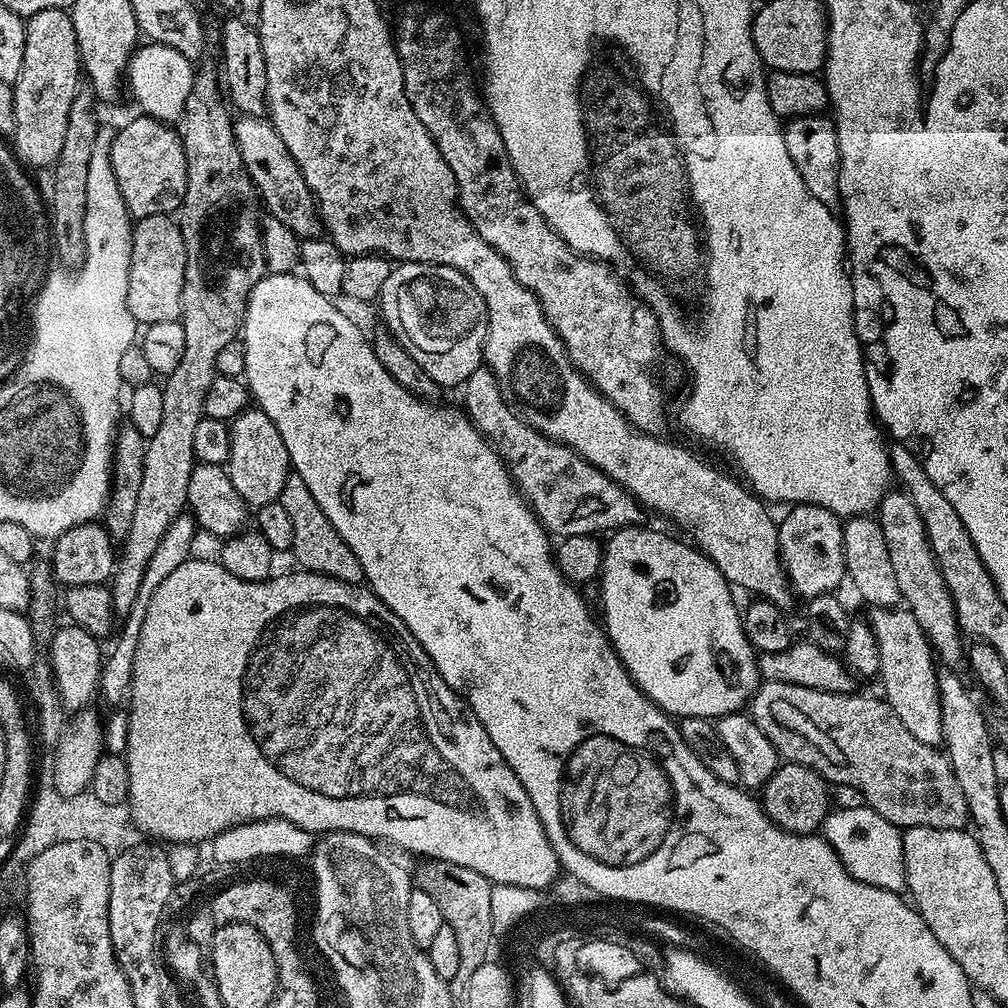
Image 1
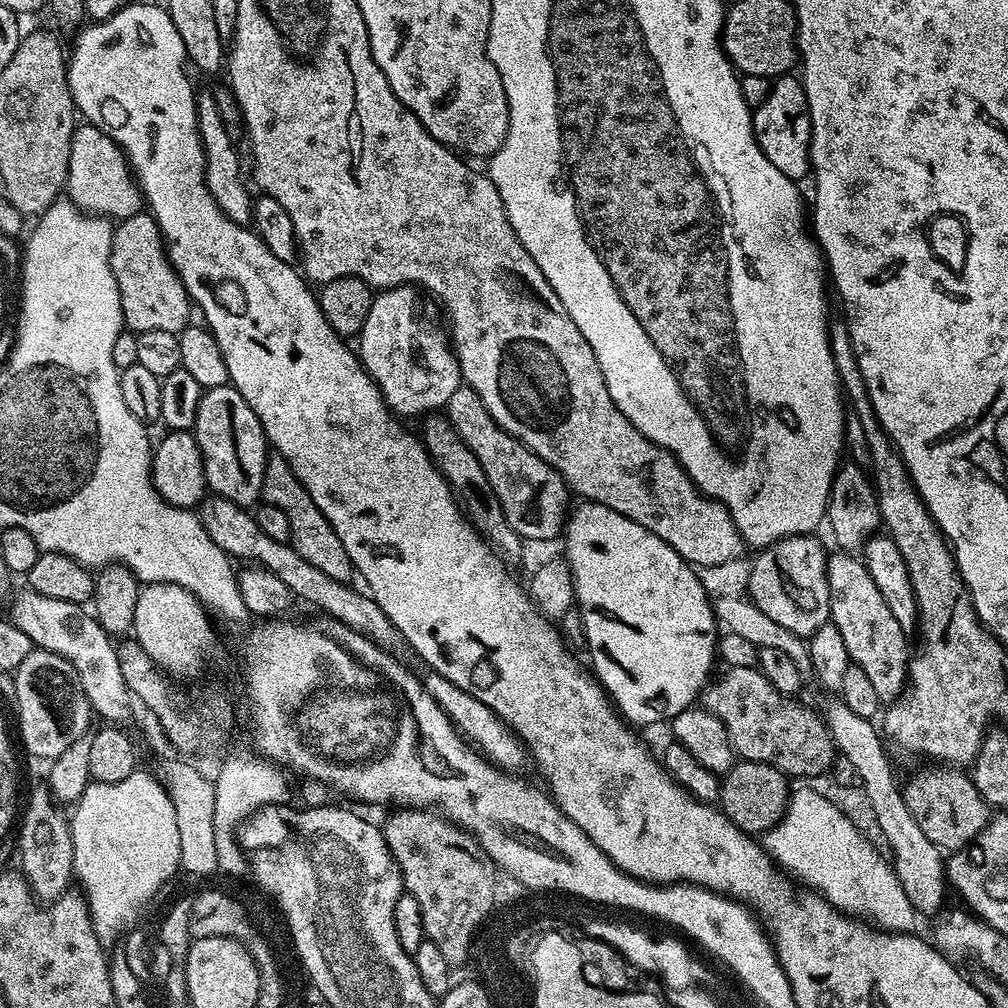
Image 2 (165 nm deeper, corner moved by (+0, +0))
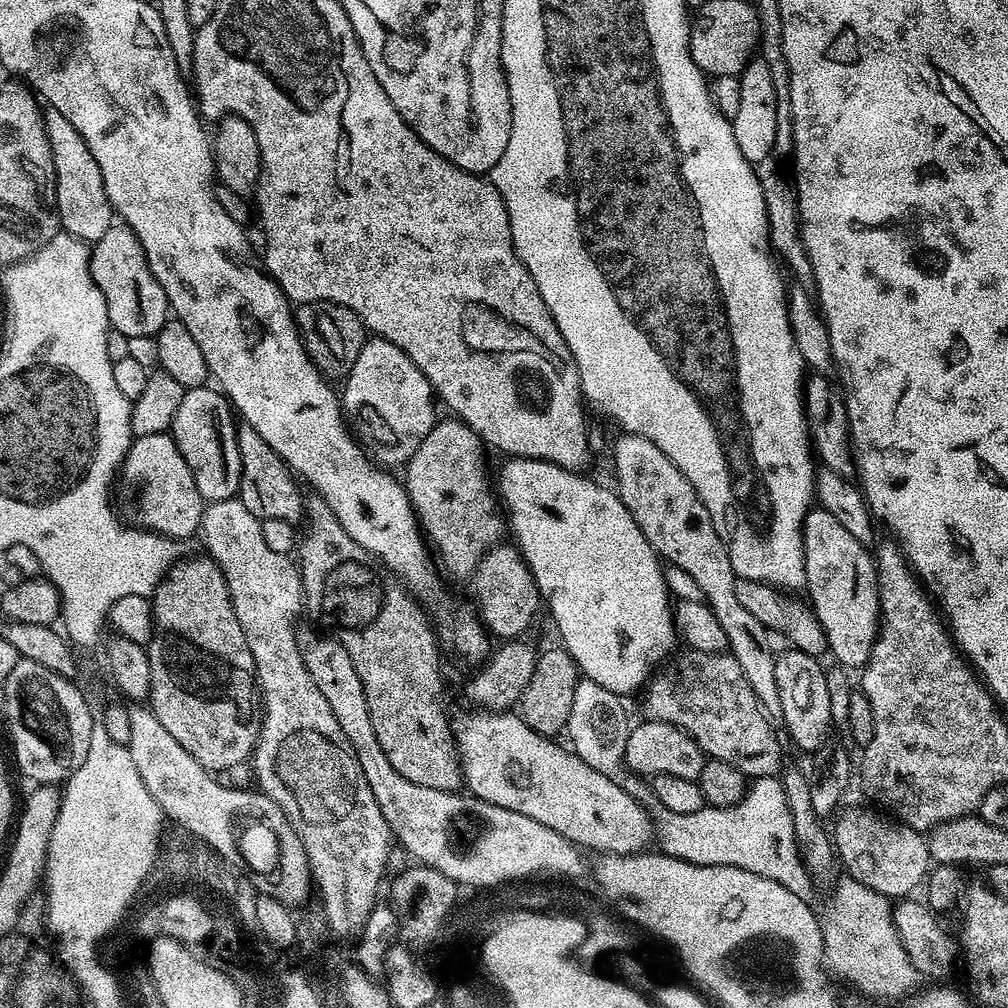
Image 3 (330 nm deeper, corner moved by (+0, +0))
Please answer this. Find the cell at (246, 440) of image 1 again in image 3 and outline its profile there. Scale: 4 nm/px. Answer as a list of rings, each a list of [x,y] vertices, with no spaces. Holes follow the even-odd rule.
[[[212,386],[187,389],[181,404],[178,405],[178,411],[174,413],[174,422],[170,429],[172,441],[178,446],[182,458],[186,458],[186,466],[190,466],[190,474],[194,474],[194,486],[198,486],[198,494],[202,494],[205,502],[230,500],[240,491],[242,458],[238,454],[237,423],[237,417],[228,402],[228,397]]]

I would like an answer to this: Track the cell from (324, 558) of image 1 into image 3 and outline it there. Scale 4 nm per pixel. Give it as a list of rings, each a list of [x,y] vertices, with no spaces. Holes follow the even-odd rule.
[[[240,422],[236,426],[238,438],[238,454],[242,458],[242,478],[238,498],[250,514],[258,519],[286,518],[286,522],[299,525],[306,516],[306,496],[300,493],[297,477],[288,463],[274,449],[266,446],[266,441],[254,430],[254,426]]]

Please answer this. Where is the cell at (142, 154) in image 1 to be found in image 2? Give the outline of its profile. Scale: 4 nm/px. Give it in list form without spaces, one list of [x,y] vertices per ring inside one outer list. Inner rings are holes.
[[[87,122],[77,123],[76,129],[72,132],[66,196],[81,212],[111,218],[116,222],[130,218],[135,212],[141,211],[142,197],[140,195],[140,186],[134,179],[134,172],[129,165],[128,157],[124,155],[124,151],[120,149],[119,144],[112,141],[103,130],[97,128],[94,124]]]

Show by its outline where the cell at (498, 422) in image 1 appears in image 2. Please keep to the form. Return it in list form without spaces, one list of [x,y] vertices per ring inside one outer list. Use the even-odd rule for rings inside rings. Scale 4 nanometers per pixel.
[[[461,386],[454,390],[446,405],[446,415],[462,442],[482,464],[508,525],[525,541],[552,540],[555,536],[557,539],[570,515],[570,489],[562,474],[538,458],[538,454],[531,452],[518,438],[502,430],[474,389]]]

